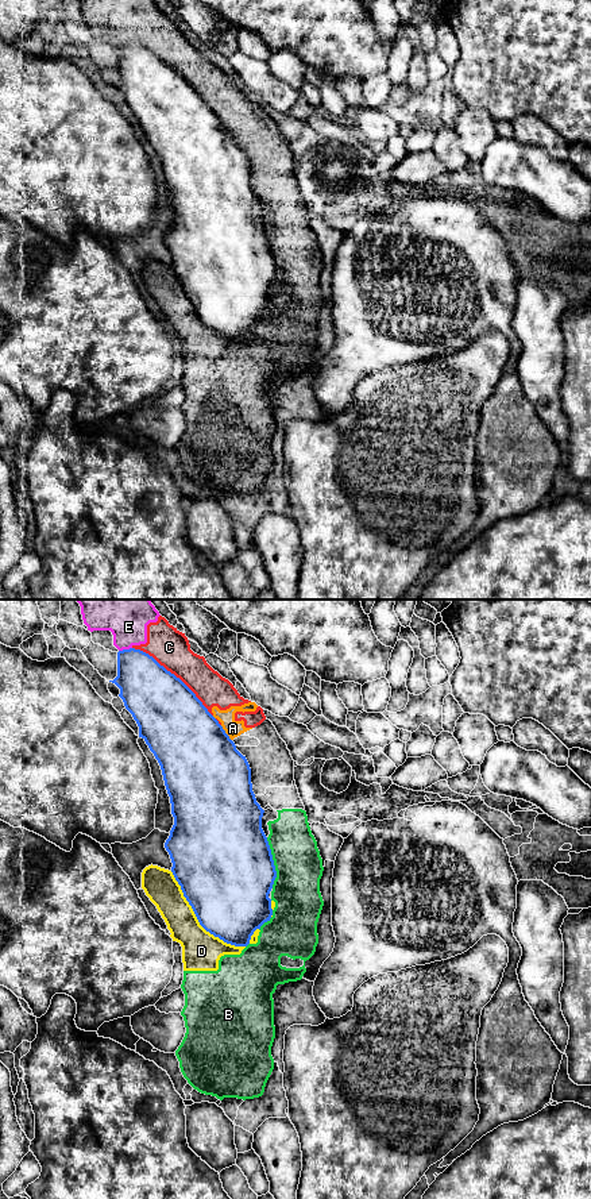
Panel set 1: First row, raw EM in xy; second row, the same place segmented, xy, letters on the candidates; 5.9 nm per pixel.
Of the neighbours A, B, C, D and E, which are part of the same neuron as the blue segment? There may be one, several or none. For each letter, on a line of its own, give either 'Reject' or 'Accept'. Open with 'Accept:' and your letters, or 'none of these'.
Accept: none of these
A: Reject
B: Reject
C: Reject
D: Reject
E: Reject

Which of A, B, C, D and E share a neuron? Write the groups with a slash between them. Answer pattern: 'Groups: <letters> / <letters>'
Groups: A B C D E

